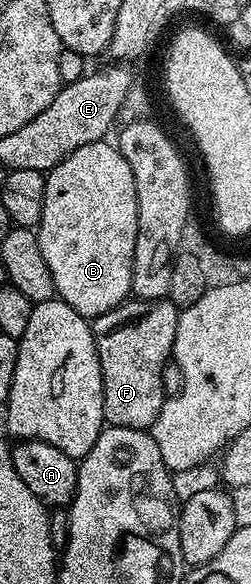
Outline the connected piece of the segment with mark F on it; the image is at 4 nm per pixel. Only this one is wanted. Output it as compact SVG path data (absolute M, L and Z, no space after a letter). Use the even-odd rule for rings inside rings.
M130 297L115 309L92 320L95 349L103 377L103 409L105 422L110 427L126 427L149 431L159 417L167 398L165 391L165 362L171 359L179 308L168 297L163 299L139 299Z

